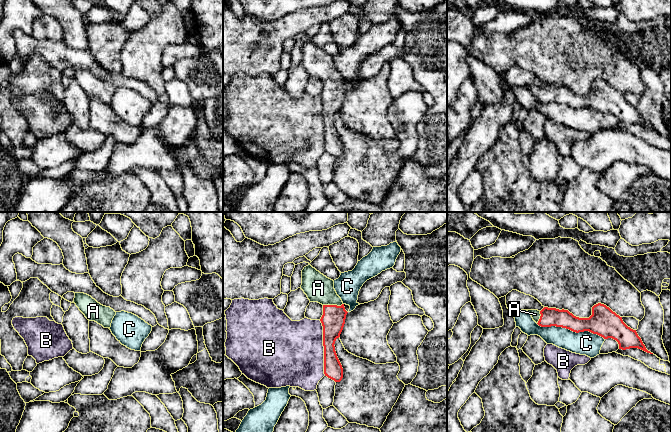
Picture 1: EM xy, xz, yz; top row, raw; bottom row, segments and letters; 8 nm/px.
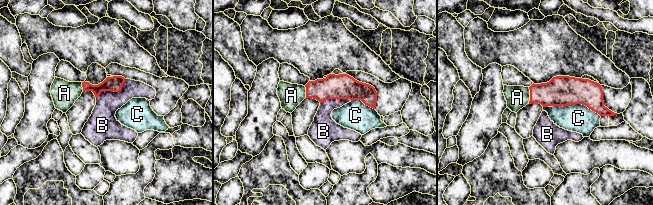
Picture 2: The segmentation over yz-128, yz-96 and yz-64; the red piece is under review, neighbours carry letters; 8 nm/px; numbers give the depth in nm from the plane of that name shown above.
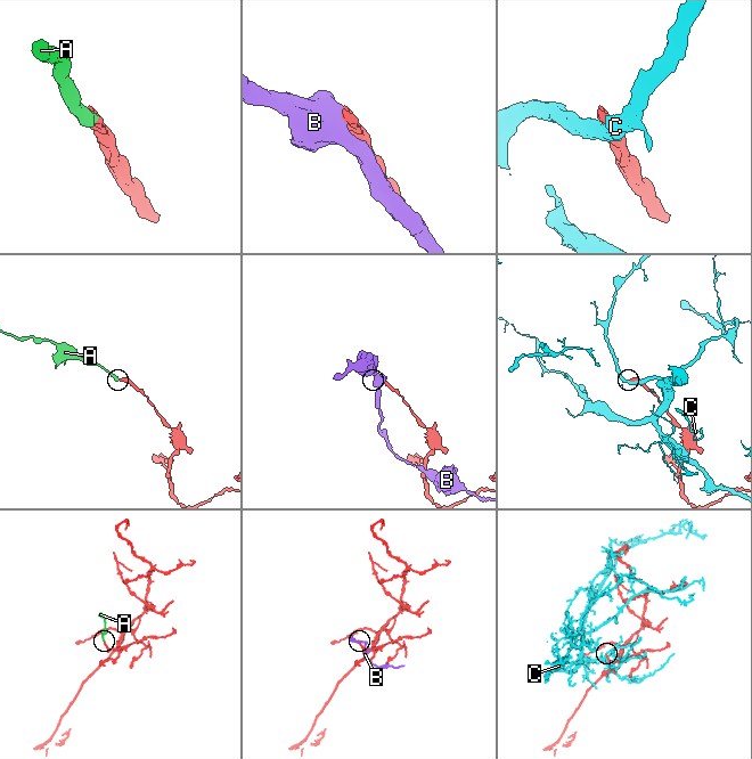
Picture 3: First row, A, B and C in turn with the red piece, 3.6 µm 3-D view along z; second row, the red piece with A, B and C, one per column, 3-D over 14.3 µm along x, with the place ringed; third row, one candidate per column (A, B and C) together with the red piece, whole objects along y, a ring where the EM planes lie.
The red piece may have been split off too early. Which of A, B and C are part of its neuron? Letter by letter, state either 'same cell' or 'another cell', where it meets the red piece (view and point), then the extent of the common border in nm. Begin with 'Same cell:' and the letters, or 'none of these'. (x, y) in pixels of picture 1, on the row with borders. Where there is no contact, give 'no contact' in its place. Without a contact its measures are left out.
Same cell: A
A: same cell | xz (332, 305) | 160 nm
B: another cell | xz (324, 348) | 460 nm
C: another cell | yz (570, 329) | 550 nm

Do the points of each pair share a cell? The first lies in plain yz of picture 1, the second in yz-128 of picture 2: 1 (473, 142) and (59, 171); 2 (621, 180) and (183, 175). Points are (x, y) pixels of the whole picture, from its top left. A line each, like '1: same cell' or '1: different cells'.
1: different cells
2: same cell

